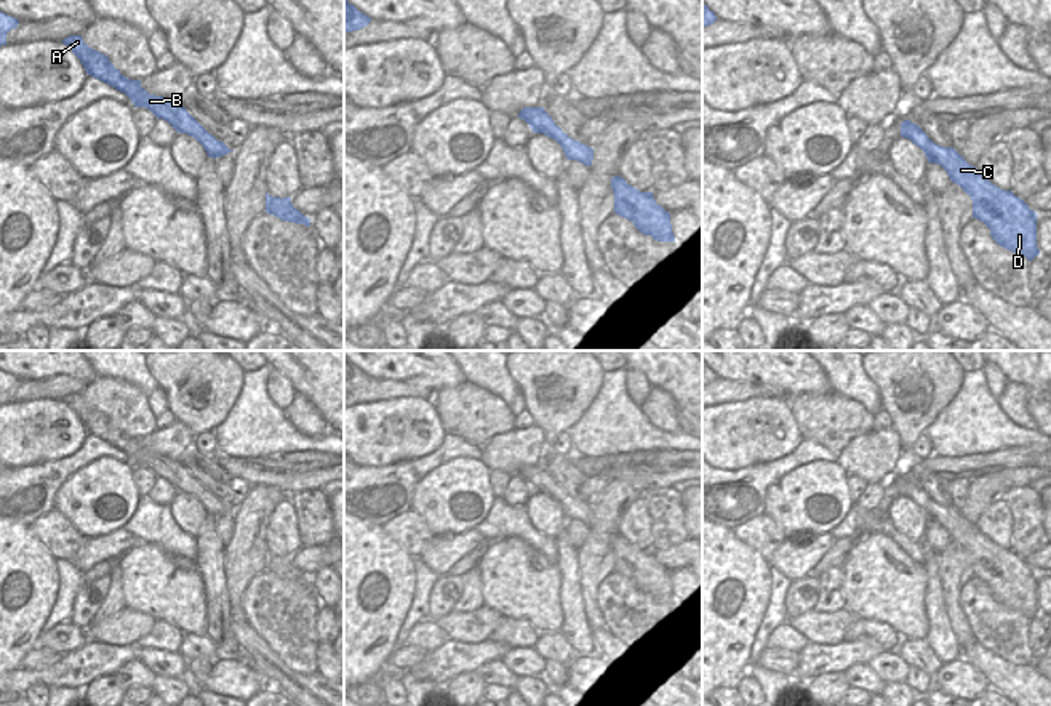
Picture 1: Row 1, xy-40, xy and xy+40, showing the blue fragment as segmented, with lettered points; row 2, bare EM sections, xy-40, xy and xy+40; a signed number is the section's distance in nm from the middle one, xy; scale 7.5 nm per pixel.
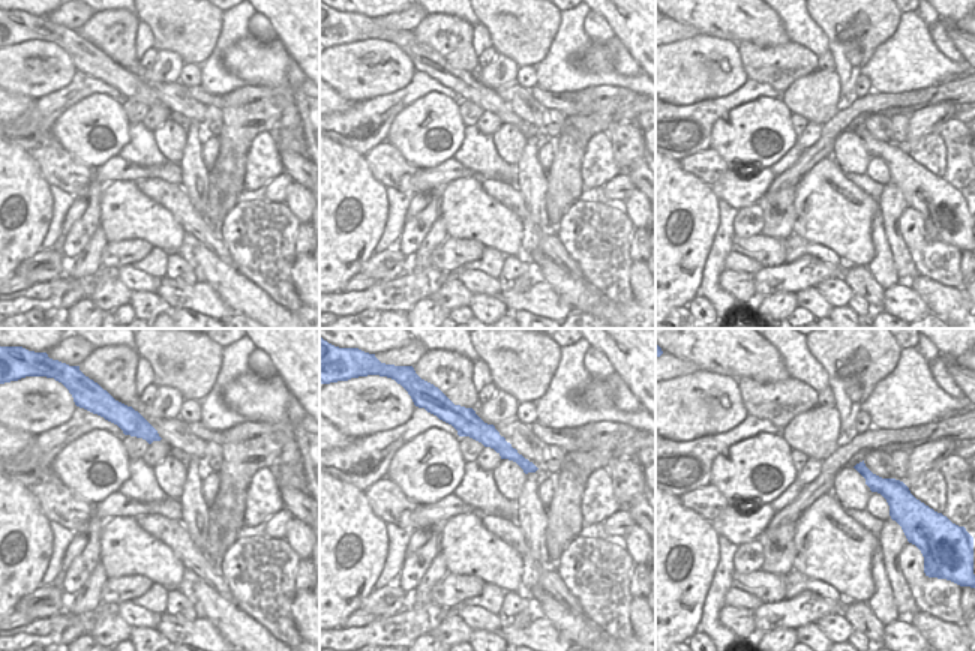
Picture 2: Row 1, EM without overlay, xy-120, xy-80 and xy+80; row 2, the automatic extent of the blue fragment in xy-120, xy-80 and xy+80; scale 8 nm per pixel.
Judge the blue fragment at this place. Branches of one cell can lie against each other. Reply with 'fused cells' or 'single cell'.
single cell

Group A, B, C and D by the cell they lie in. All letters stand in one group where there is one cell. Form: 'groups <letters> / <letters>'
groups A B C D

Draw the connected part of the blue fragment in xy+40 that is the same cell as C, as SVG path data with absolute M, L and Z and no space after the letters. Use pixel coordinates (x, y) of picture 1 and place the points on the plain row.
M910 479L901 482L901 495L918 504L929 522L941 523L950 540L971 556L973 576L990 588L992 597L1000 605L1019 612L1029 620L1040 613L1037 605L1038 573L1022 557L992 543L953 506L937 504Z

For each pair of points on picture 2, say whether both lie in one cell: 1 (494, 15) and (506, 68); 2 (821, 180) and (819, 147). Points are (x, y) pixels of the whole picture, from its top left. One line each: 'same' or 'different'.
1: different
2: different

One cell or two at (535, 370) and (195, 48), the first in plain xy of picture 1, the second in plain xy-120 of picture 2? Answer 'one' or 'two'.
one

